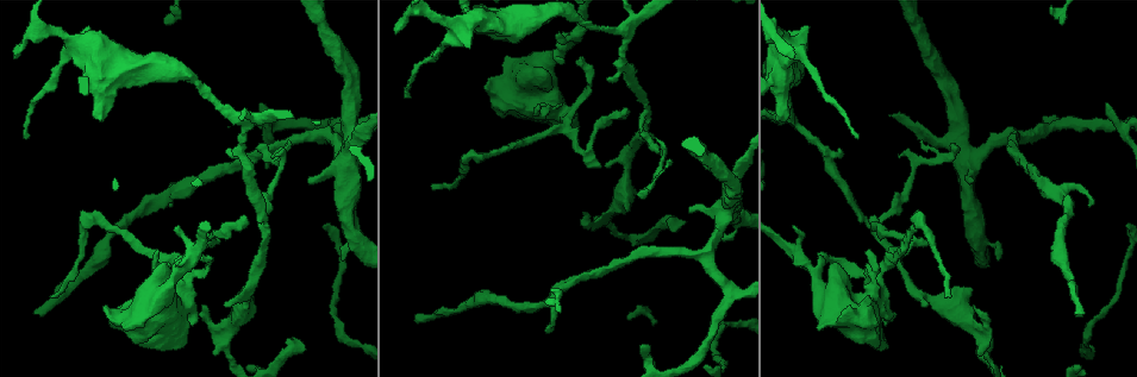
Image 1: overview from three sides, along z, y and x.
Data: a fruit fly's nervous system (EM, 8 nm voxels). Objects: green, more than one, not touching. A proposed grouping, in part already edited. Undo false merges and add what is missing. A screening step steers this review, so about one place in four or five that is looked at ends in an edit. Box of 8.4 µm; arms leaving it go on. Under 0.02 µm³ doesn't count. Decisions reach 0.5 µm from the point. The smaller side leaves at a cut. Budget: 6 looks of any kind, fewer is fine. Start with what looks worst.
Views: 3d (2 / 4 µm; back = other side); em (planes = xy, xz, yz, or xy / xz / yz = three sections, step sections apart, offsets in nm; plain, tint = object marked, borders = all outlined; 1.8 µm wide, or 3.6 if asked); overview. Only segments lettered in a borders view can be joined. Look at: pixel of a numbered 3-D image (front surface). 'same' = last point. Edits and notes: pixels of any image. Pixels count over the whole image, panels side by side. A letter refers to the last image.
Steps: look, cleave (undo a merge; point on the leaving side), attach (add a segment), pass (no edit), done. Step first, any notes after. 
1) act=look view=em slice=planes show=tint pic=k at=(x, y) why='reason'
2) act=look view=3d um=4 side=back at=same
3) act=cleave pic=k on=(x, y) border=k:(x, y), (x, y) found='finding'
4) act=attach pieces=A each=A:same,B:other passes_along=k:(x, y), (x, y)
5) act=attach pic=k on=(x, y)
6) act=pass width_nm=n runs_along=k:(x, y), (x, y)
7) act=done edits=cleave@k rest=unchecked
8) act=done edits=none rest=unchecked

act=look view=3d um=4 side=back pic=1 at=(1083, 312) why='thin end'

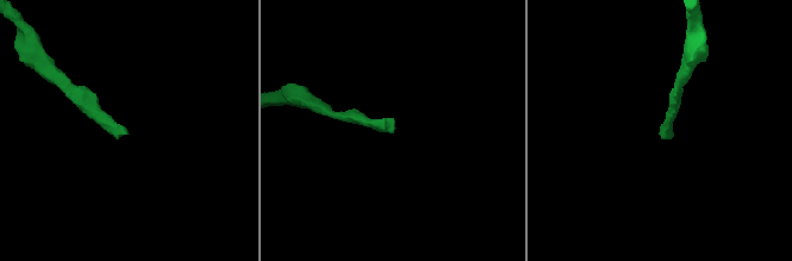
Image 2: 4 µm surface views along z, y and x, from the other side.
act=look view=em slice=xz step=8 show=tint pic=2 at=(129, 134) why='need the tissue'

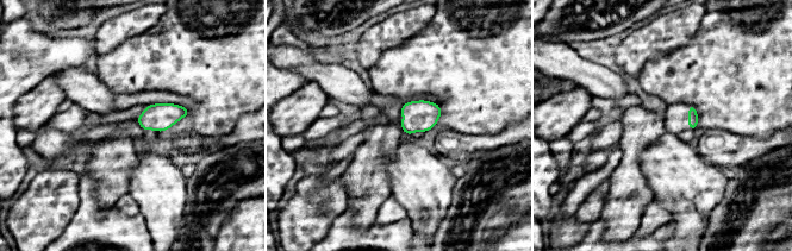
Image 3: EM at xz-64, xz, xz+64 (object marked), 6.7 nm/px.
act=look view=em slice=xz step=8 show=borders at=same why='see the neighbours'

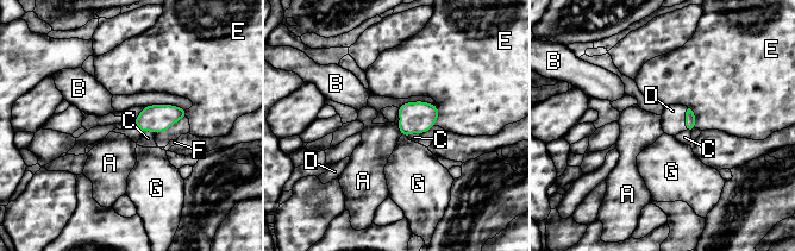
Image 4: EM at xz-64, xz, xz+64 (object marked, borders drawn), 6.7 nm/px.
act=attach pieces=D each=A:other,B:other,C:other,D:same,E:other,F:other,G:other passes_along=4:(689, 112), (686, 118), (673, 121) found='the neuron continues'

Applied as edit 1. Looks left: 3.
act=look view=overview

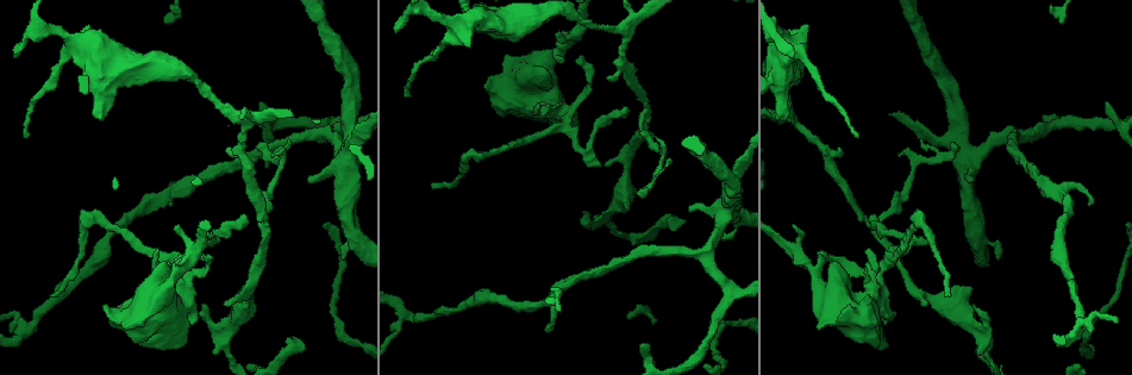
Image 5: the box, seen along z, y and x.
act=look view=em slice=planes show=tint pic=5 at=(1048, 126) why='a fork'

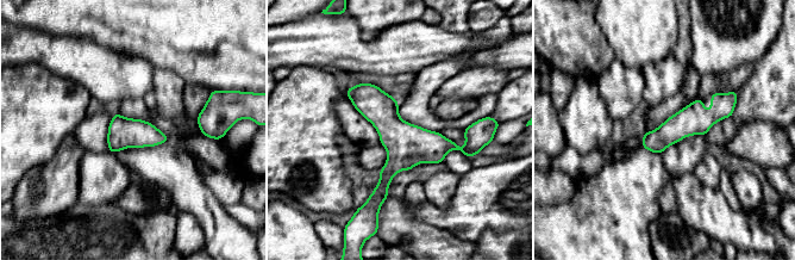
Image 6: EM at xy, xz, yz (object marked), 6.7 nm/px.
act=look view=em slice=planes show=borders at=same why='what lies round it'

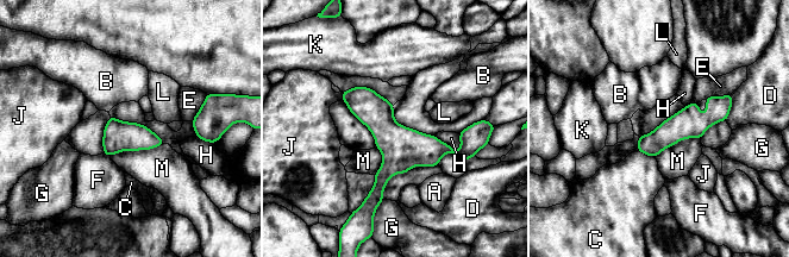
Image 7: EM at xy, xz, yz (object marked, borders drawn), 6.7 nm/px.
act=pass longest_contact=M:380nm each=A:other,B:other,C:other,D:other,E:other,F:other,G:other,H:other,J:other,K:other,L:other,M:other runs_along=7:(344, 94), (406, 148), (459, 151), (467, 137) found='one neuron here'

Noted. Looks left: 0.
act=done edits=attach@4 rest=unchecked

